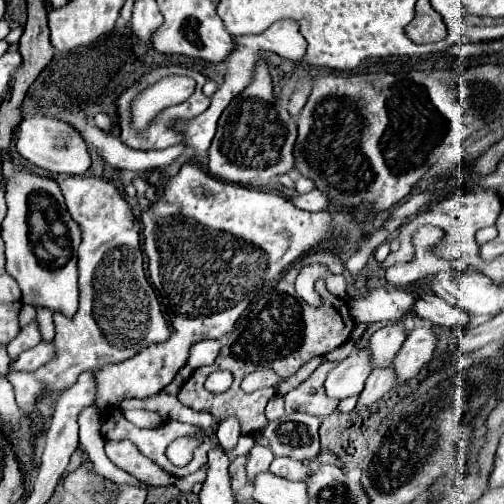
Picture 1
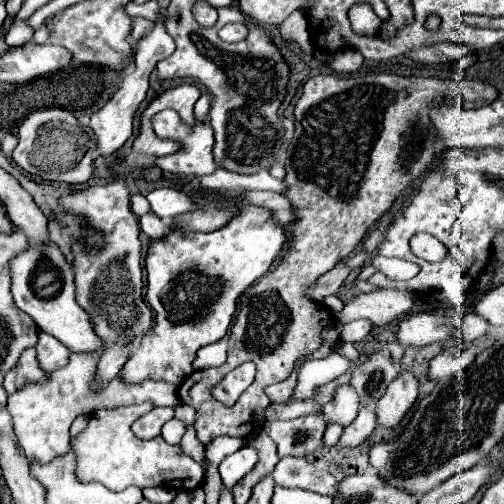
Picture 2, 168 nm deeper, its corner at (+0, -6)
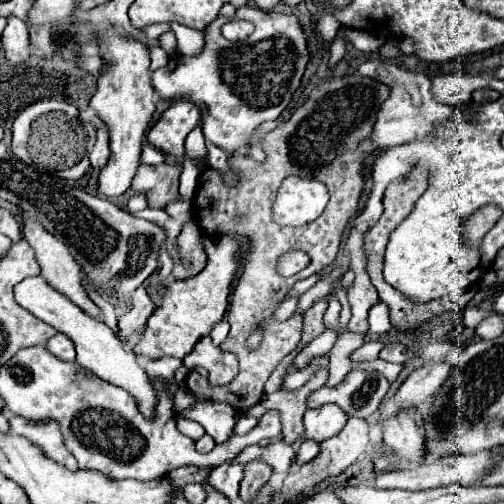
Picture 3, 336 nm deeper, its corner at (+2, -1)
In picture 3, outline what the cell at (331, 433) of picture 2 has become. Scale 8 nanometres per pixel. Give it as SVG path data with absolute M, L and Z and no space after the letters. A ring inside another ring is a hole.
M307 439L307 441L303 441L303 443L299 445L299 449L297 449L297 463L307 463L307 461L311 461L317 453L319 453L319 443L313 441L313 439Z

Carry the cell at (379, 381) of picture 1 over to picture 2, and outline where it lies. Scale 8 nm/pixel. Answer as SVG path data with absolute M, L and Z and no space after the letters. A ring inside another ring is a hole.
M361 406L357 418L353 420L353 424L343 430L343 434L339 438L339 446L341 448L357 448L357 446L361 446L373 434L373 430L377 426L375 420L377 420L377 416L375 416L373 408Z

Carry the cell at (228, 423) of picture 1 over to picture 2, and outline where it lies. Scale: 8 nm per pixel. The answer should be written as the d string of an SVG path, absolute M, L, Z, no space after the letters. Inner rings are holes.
M243 446L241 450L233 452L219 464L219 474L223 480L223 486L231 492L233 486L257 464L257 450L253 446Z

